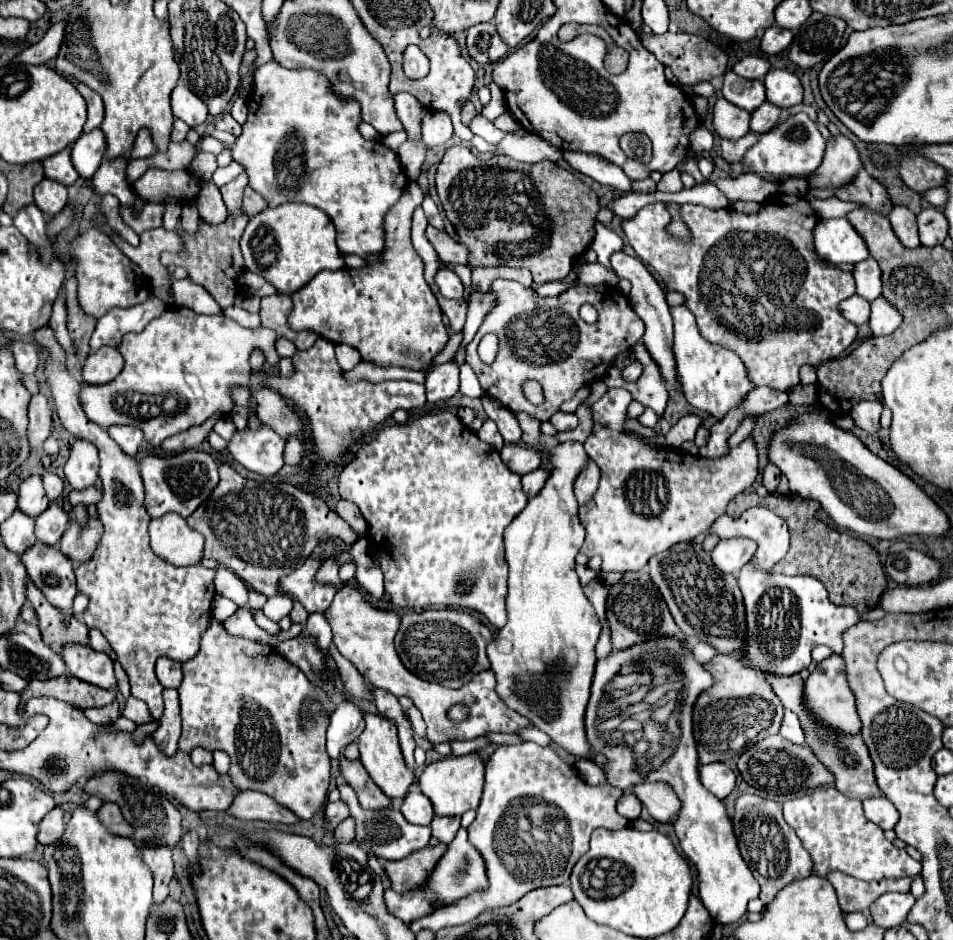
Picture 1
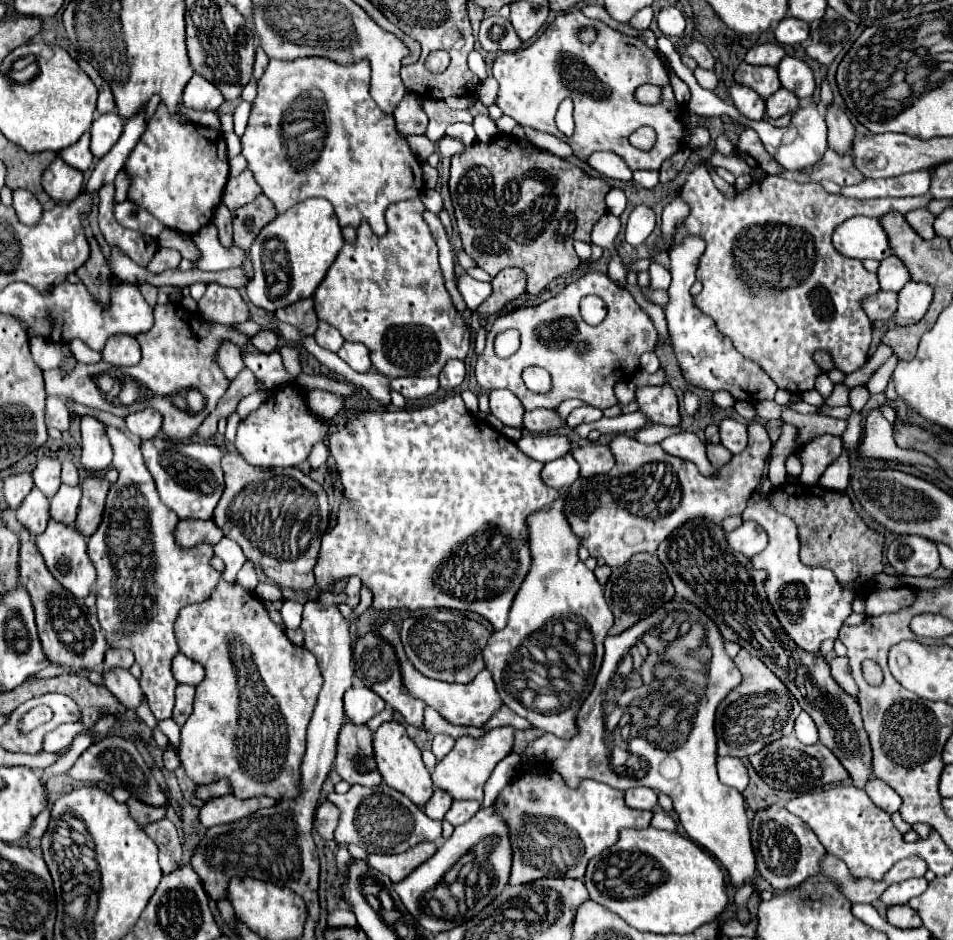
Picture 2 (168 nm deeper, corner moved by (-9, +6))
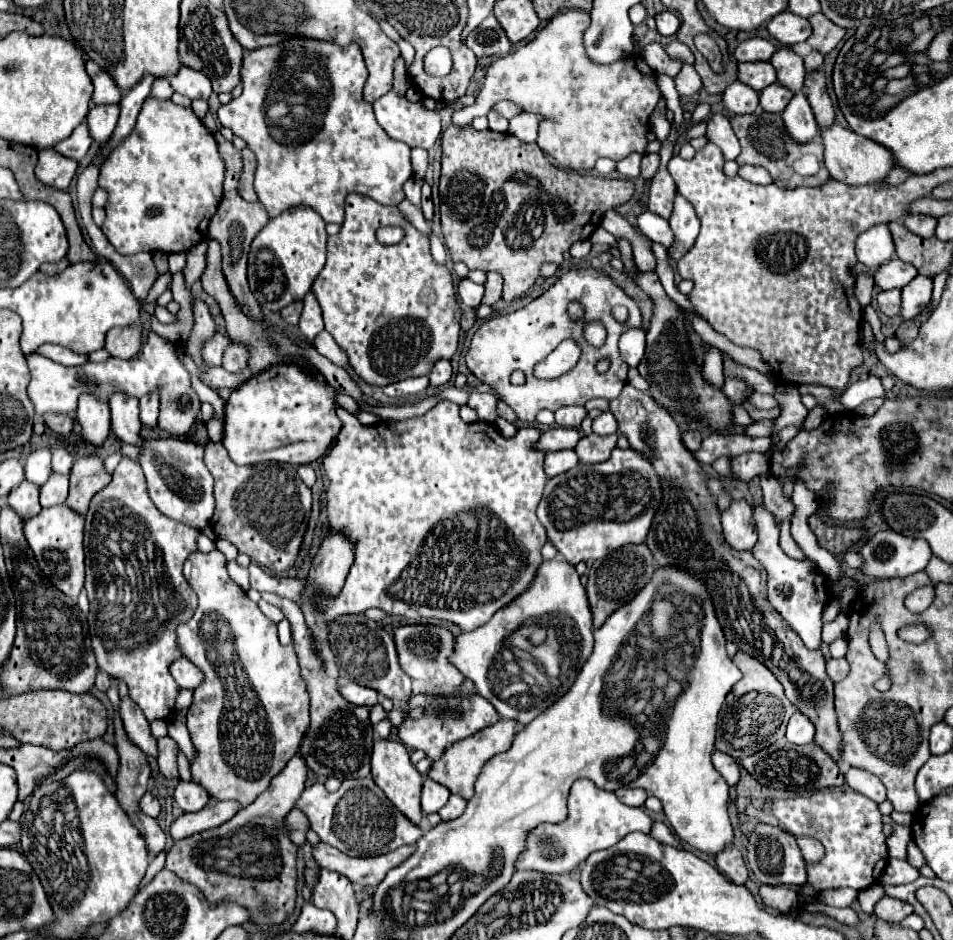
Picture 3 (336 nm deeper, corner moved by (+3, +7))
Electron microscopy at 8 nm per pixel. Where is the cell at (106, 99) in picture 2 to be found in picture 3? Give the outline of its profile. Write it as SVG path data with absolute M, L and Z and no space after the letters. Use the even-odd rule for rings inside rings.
M91 60L85 62L85 70L95 86L95 92L91 98L93 104L117 104L121 100L121 94L119 94L115 82L111 82L111 76L105 70L99 70L99 66Z

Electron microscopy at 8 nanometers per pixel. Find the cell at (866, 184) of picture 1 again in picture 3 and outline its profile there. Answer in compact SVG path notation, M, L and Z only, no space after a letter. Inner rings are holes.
M747 114L747 116L733 116L731 118L731 126L741 142L741 154L737 156L737 164L739 166L745 166L745 164L751 164L751 166L763 166L771 178L773 178L773 184L777 184L779 188L789 188L789 164L793 164L793 156L795 154L815 154L821 168L817 174L813 176L807 176L807 178L801 178L801 182L795 178L791 182L795 182L795 186L823 186L827 184L827 180L831 178L827 174L827 168L825 168L825 162L823 162L823 144L821 142L809 142L809 144L795 144L791 142L787 136L785 136L785 130L783 130L783 122L781 122L781 116L779 114L761 114L761 116L755 116L755 114Z

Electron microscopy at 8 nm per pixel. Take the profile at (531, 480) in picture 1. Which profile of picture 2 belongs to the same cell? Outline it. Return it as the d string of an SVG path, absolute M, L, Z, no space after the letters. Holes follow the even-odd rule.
M567 453L543 467L543 481L553 489L569 487L577 477L579 477L579 463L573 459L571 453Z

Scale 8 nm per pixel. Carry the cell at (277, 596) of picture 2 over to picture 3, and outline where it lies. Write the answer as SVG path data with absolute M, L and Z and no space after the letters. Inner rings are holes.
M269 592L263 594L263 600L281 608L285 618L291 622L293 644L295 644L295 650L299 656L301 674L307 682L307 690L311 696L311 726L305 732L305 738L303 738L301 748L299 748L303 752L307 766L325 778L329 778L329 776L335 776L339 780L367 778L369 776L371 746L373 746L373 728L369 722L369 708L347 706L345 698L337 692L335 678L327 676L323 660L313 652L311 634L305 626L305 618L303 618L301 608L293 600L277 596L277 594L269 594Z

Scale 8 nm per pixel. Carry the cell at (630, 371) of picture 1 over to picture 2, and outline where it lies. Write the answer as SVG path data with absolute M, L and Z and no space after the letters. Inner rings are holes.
M643 353L641 355L641 369L647 373L655 373L659 369L659 359L655 353Z

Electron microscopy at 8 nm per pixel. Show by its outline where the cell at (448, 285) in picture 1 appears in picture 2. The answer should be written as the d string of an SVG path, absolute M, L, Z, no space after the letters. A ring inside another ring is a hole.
M461 275L459 277L459 293L463 295L465 299L465 305L475 311L489 295L491 295L491 283L481 283L481 281L475 281L473 277L469 275Z

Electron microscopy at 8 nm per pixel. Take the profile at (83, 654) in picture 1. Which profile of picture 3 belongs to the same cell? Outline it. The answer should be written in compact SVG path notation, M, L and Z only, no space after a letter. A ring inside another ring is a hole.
M129 696L121 698L119 716L121 716L125 732L133 740L133 744L137 744L147 756L157 758L157 740L149 732L149 722L143 716L143 712L139 710L139 706Z

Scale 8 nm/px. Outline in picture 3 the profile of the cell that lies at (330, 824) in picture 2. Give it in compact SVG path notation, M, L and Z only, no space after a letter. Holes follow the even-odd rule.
M291 810L291 814L287 814L289 818L287 818L287 826L289 826L289 834L291 834L291 838L293 838L293 842L297 844L297 846L301 846L301 844L305 844L305 834L307 834L307 830L311 828L311 822L309 822L309 818L307 818L307 814L305 812L301 812L301 810Z

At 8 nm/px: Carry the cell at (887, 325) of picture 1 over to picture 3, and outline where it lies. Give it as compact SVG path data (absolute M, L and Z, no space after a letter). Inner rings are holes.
M927 276L913 278L907 286L901 288L901 318L911 320L915 318L929 302L931 302L933 280Z

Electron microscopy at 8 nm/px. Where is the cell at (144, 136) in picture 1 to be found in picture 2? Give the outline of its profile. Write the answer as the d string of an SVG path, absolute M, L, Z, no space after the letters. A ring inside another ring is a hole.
M159 103L155 115L147 121L147 131L125 163L125 173L131 179L127 193L131 203L149 211L167 229L197 233L211 223L229 177L225 137L221 131L183 123L179 115L169 115L167 107Z

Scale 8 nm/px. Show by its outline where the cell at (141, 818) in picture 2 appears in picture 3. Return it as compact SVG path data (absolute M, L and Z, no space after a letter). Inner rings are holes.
M147 792L147 794L141 798L139 808L141 808L141 812L145 812L147 816L153 816L153 818L157 818L159 812L161 812L161 808L159 808L159 800L157 800L151 792Z

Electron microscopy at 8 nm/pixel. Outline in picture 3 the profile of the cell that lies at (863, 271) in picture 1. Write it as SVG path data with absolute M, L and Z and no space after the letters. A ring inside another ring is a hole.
M893 258L875 270L875 286L881 290L893 290L909 284L915 276L917 276L917 270L911 264L901 262L899 258Z

